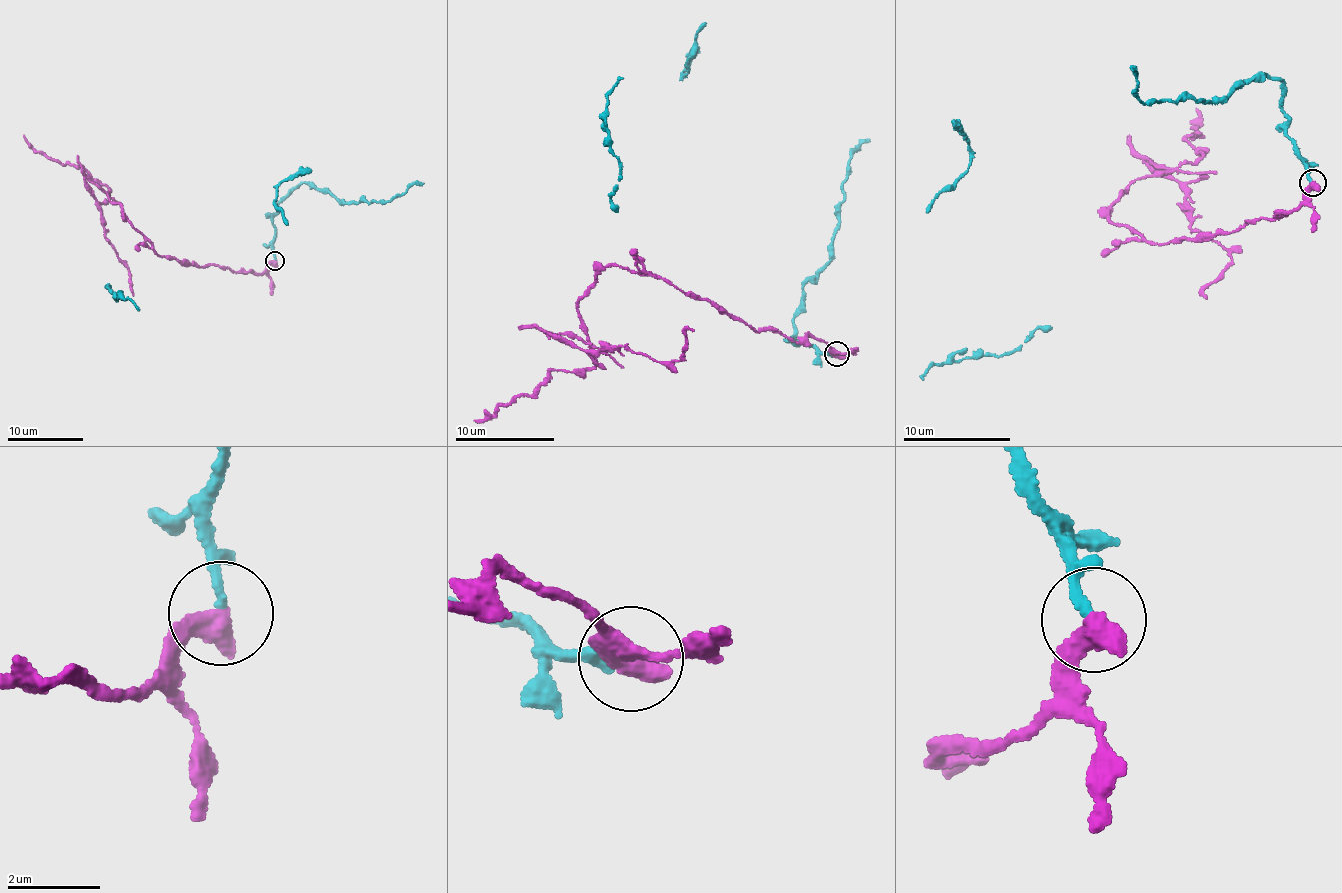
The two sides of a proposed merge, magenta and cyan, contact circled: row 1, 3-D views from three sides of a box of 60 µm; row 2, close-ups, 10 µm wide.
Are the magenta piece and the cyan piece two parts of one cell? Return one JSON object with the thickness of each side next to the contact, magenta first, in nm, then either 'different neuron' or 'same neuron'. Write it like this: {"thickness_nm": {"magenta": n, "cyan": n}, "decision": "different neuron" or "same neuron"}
{"thickness_nm": {"magenta": 550, "cyan": 190}, "decision": "different neuron"}

